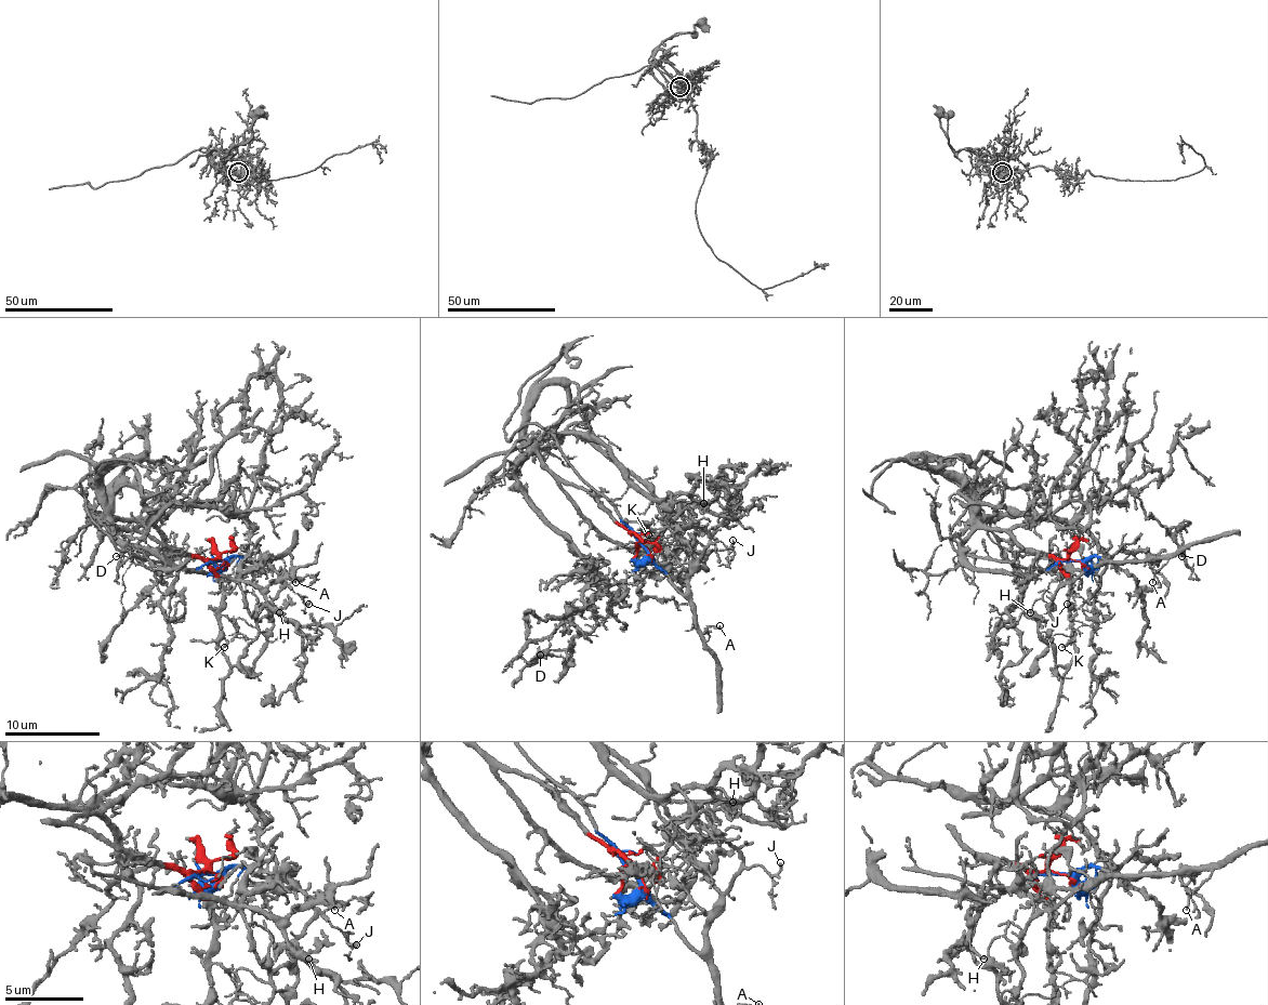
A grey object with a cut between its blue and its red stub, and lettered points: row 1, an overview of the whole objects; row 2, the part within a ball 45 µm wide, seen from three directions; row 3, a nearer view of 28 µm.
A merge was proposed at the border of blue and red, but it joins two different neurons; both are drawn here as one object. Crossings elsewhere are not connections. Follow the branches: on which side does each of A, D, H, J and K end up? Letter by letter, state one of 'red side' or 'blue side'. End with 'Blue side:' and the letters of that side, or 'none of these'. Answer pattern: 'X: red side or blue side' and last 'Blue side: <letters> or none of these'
A: blue side
D: red side
H: red side
J: blue side
K: red side
Blue side: A, J

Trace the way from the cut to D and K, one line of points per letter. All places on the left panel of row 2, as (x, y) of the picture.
D: (219, 559), (175, 554), (92, 516), (149, 520), (168, 504), (166, 488), (120, 533), (128, 547), (116, 557)
K: (219, 559), (209, 561), (221, 587), (223, 647)

